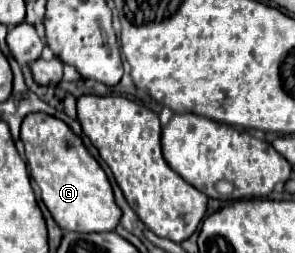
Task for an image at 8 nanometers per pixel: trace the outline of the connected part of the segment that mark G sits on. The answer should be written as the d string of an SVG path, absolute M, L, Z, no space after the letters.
M30 113L22 121L20 139L26 145L26 159L42 201L62 231L106 233L116 229L122 209L116 205L112 185L82 139L64 121L46 113Z

